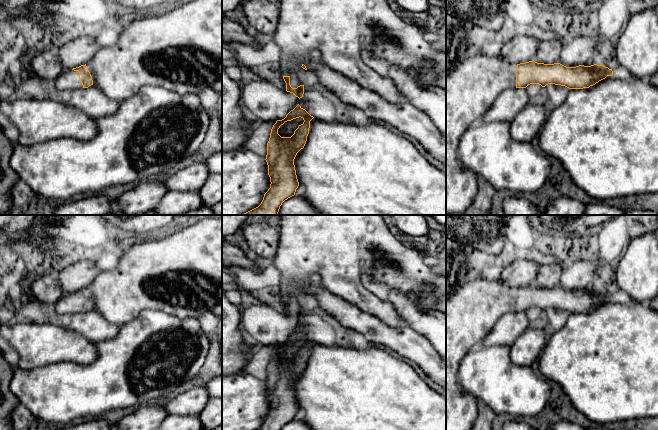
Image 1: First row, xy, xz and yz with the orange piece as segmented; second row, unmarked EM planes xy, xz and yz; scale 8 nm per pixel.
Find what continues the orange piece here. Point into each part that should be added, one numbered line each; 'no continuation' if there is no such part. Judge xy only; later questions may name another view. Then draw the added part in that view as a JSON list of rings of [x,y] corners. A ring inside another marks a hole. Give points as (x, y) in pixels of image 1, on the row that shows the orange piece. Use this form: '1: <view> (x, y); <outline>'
1: xy (68, 80); [[[72,69],[63,71],[55,80],[54,87],[57,91],[75,90],[83,88],[79,79],[79,72]]]

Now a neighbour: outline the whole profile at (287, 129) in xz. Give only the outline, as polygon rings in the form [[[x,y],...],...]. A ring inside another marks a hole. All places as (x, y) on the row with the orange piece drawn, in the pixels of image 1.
[[[299,117],[291,121],[285,122],[278,129],[278,134],[281,137],[291,137],[294,134],[294,131],[298,128],[299,125],[303,124],[303,118]]]

